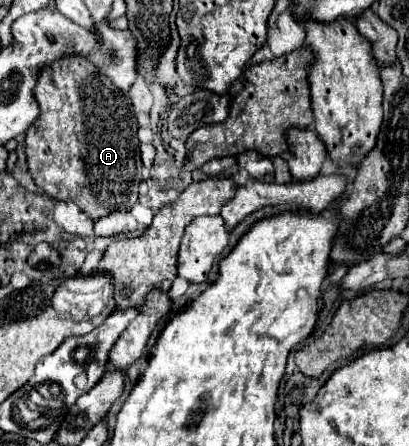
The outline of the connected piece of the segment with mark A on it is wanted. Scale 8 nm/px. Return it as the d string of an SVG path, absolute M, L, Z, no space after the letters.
M64 57L60 61L54 61L50 67L46 67L40 73L38 83L34 87L34 97L36 97L38 105L40 105L42 113L40 113L38 121L26 131L26 157L28 157L28 171L30 171L32 179L34 179L34 183L38 185L38 189L44 189L46 195L50 195L56 201L74 201L92 221L96 221L96 219L104 217L106 213L114 211L112 207L126 207L126 211L130 211L132 205L138 201L138 187L142 183L142 161L140 161L140 149L138 149L138 137L136 137L138 123L136 123L134 113L132 113L128 95L118 91L104 75L98 75L98 69L94 65L90 65L86 59L82 59L82 57Z

